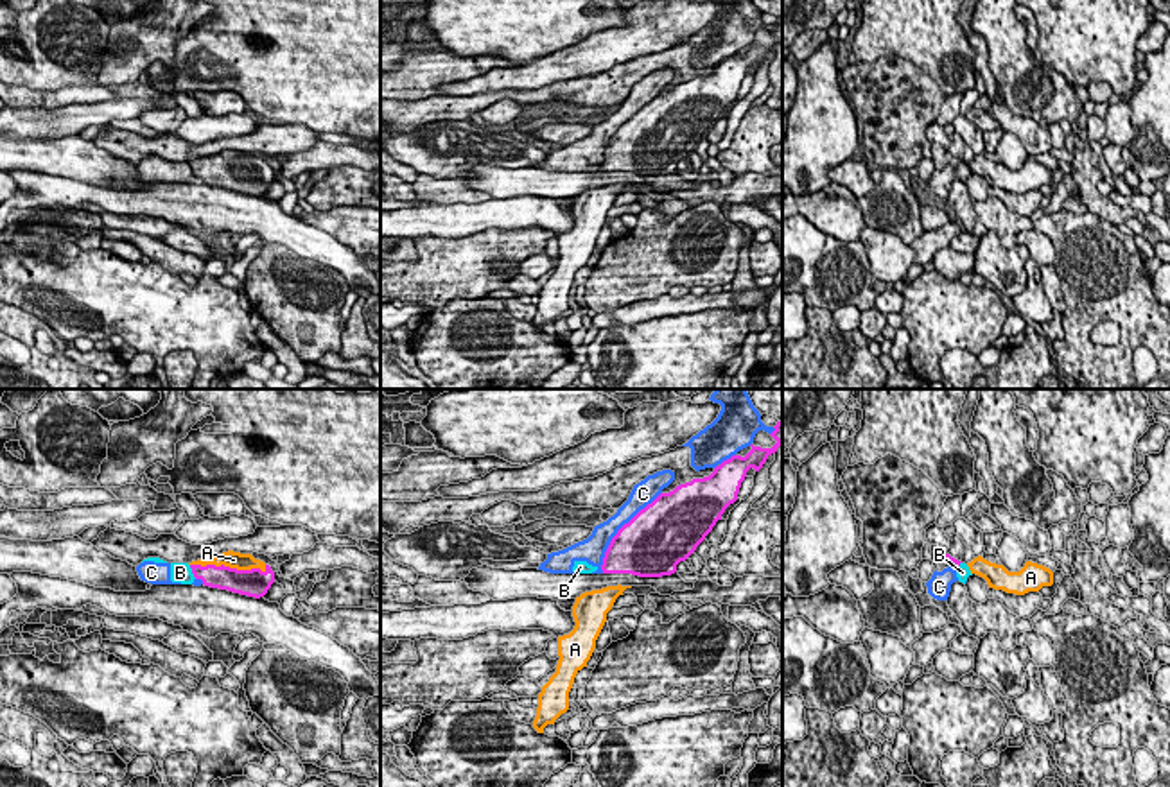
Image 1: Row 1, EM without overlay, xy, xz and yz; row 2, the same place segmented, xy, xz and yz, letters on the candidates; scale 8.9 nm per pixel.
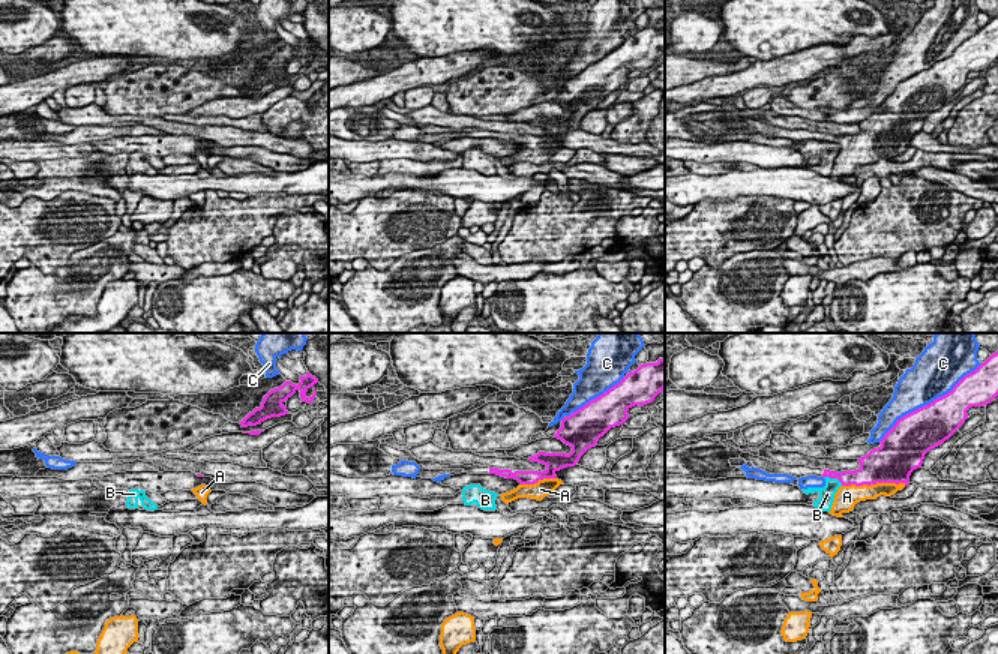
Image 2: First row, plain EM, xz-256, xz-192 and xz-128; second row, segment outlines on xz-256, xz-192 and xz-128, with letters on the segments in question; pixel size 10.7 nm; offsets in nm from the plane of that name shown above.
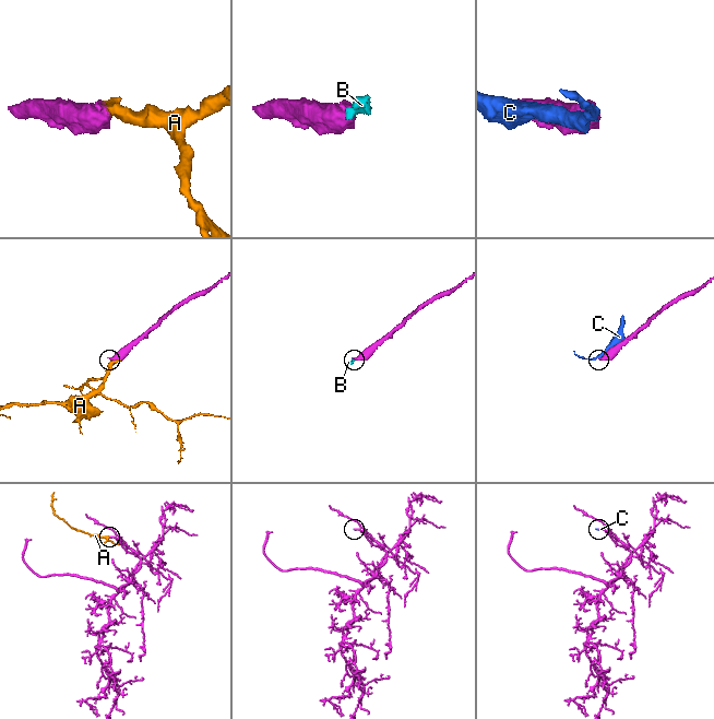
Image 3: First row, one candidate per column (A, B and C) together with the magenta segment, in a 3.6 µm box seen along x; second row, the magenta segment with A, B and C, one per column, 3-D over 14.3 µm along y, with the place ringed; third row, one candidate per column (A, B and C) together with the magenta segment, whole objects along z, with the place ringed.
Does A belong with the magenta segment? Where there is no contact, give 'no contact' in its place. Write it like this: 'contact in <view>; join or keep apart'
contact in xy; join

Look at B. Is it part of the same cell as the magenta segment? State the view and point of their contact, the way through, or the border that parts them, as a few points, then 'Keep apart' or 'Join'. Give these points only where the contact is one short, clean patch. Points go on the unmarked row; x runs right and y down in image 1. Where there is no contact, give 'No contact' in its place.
Touches magenta at xy (192, 171). Boundary: xy (189, 164), (196, 176). Keep apart

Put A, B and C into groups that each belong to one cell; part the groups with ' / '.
A / B C

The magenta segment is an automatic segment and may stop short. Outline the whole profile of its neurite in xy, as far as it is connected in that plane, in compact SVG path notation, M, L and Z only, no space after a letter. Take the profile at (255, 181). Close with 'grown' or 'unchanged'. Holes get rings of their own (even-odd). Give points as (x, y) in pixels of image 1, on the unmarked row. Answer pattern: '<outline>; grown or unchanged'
M223 151L214 156L188 161L196 177L205 185L260 197L275 181L269 163L251 152Z; grown

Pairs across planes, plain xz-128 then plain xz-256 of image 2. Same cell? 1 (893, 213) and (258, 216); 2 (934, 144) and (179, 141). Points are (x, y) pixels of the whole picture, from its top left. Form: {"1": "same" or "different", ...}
{"1": "same", "2": "different"}

